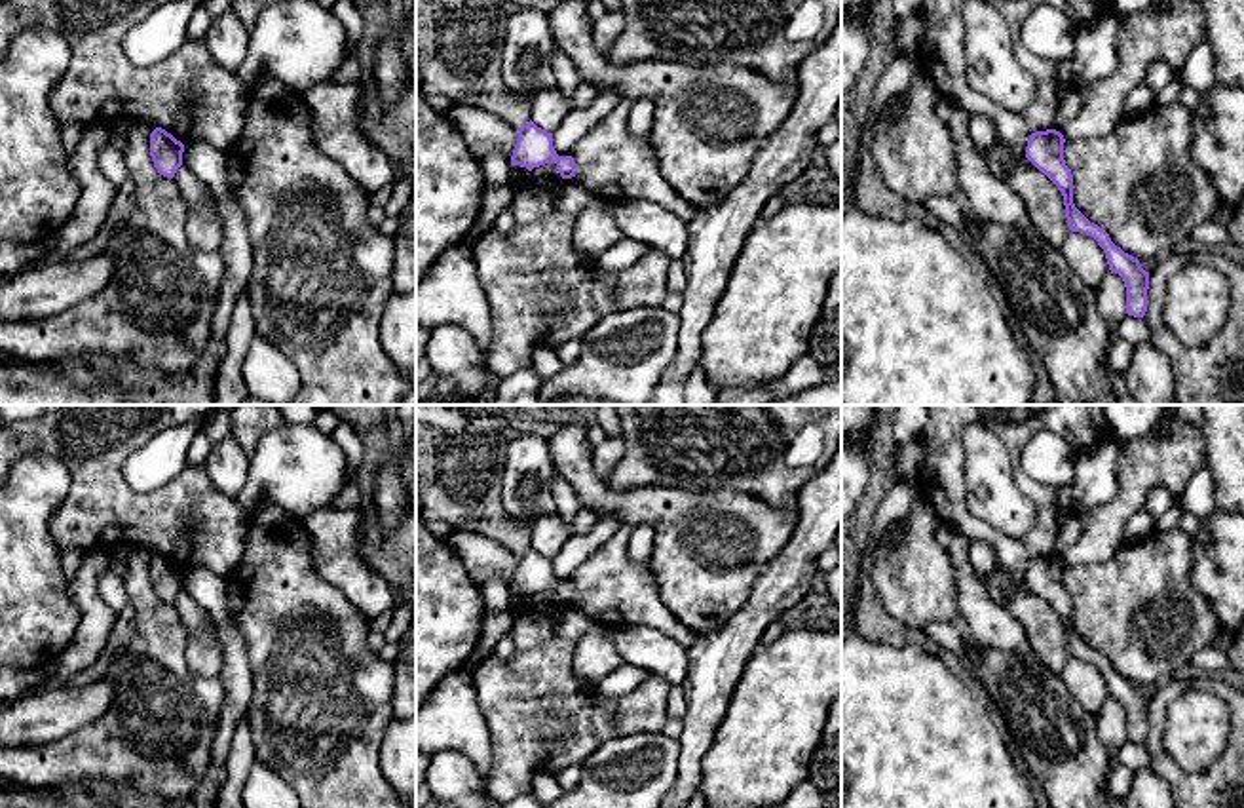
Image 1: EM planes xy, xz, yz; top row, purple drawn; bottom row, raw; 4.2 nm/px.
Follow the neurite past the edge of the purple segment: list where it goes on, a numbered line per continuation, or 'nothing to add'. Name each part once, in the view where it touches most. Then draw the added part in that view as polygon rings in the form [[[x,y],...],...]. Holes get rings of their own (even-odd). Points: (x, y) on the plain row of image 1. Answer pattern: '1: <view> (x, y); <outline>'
nothing to add

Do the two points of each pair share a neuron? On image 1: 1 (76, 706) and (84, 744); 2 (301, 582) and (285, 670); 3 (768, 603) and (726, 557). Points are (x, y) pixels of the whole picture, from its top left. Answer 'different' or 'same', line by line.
1: different
2: same
3: different

